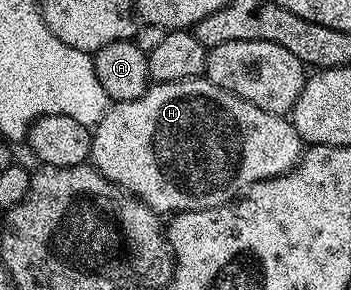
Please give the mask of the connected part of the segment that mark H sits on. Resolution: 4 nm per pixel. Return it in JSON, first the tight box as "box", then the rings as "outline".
{"box":[89,77,303,213],"outline":[[[203,77],[200,79],[181,79],[171,83],[154,83],[146,88],[143,95],[136,97],[136,101],[111,102],[107,106],[104,117],[93,128],[90,136],[89,162],[101,175],[108,177],[108,181],[120,185],[128,193],[135,195],[142,203],[148,204],[153,211],[177,213],[227,206],[231,201],[237,200],[239,196],[249,191],[253,183],[283,175],[285,171],[293,169],[298,164],[298,160],[301,159],[303,150],[302,138],[298,136],[296,129],[290,124],[289,118],[268,113],[264,109],[228,93],[228,89],[220,89],[220,85],[212,85]]]}

